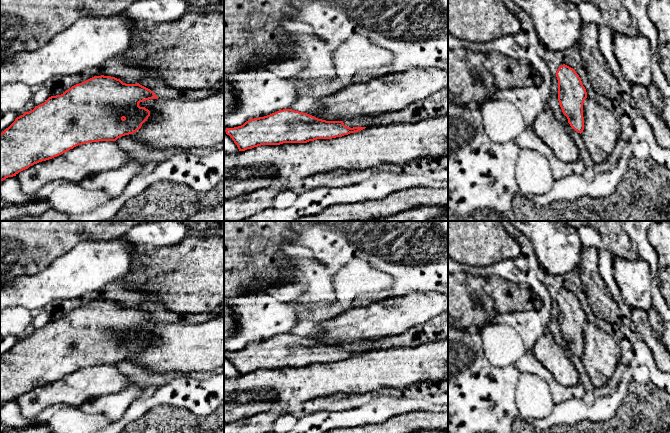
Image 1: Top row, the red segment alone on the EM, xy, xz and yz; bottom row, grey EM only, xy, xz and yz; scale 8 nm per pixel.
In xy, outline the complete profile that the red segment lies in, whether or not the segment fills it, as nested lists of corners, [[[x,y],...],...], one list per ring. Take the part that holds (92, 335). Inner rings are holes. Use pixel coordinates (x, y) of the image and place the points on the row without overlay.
[[[94,300],[76,308],[61,319],[51,320],[44,327],[35,330],[29,336],[17,341],[15,345],[0,358],[0,406],[8,401],[42,385],[57,381],[78,369],[99,365],[116,365],[118,362],[133,358],[147,345],[150,335],[140,331],[139,327],[158,323],[153,315],[137,308],[126,308],[111,300]]]

